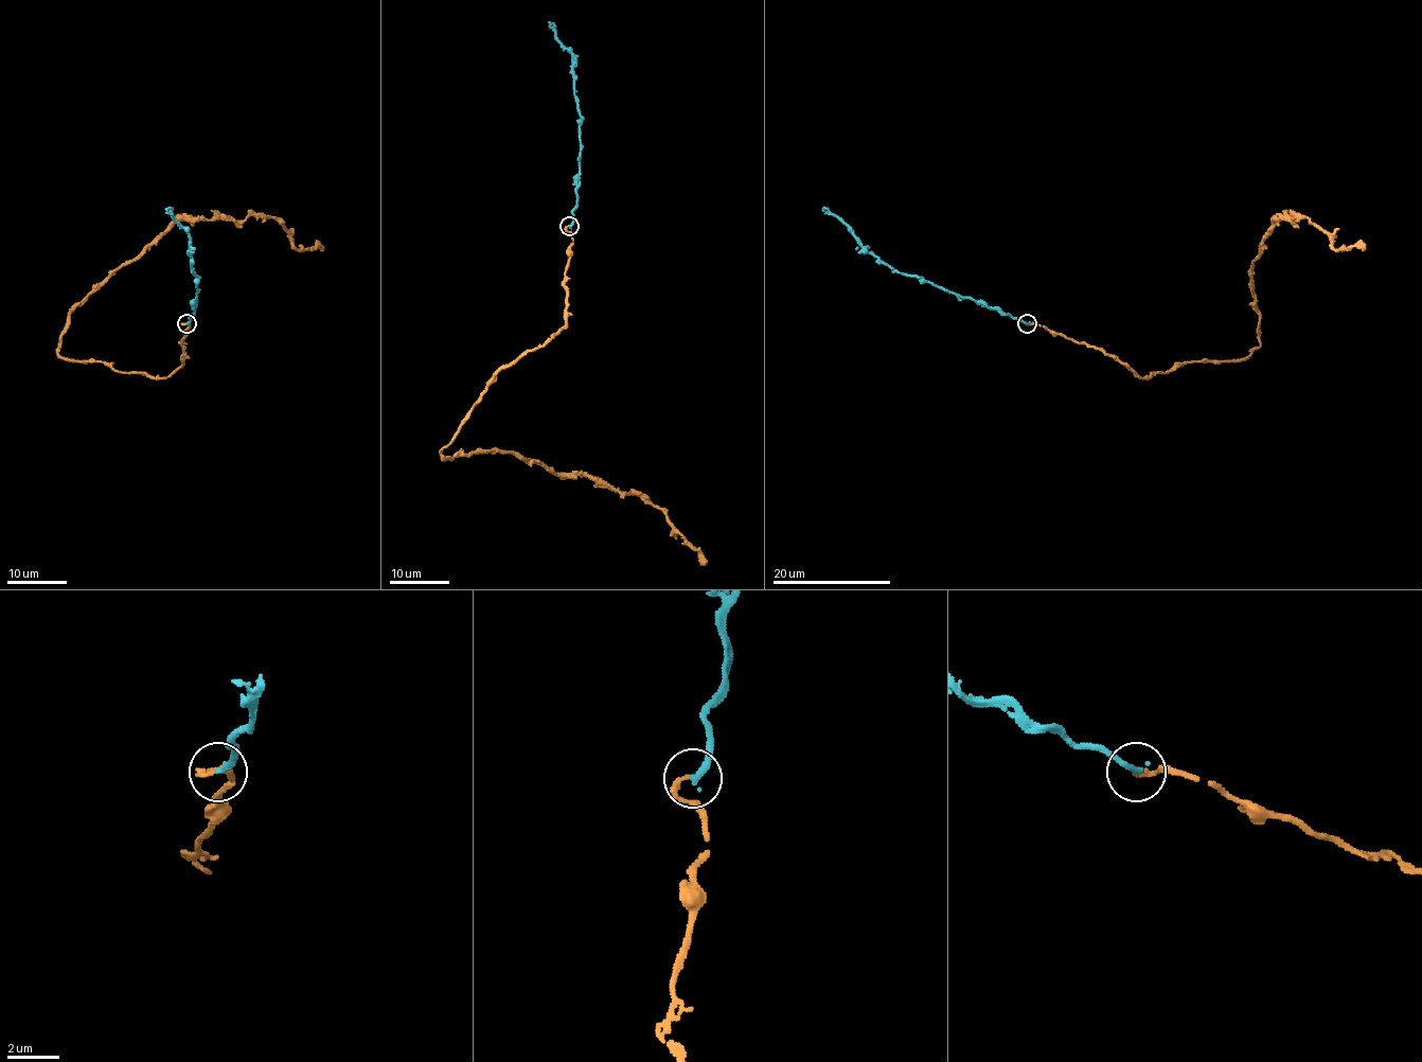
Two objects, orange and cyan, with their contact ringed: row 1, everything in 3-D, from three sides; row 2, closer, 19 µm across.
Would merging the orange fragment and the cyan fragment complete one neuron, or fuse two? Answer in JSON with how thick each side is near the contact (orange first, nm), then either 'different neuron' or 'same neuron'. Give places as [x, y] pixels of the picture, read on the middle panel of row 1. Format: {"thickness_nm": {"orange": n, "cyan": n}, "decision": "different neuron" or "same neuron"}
{"thickness_nm": {"orange": 180, "cyan": 260}, "decision": "same neuron"}

